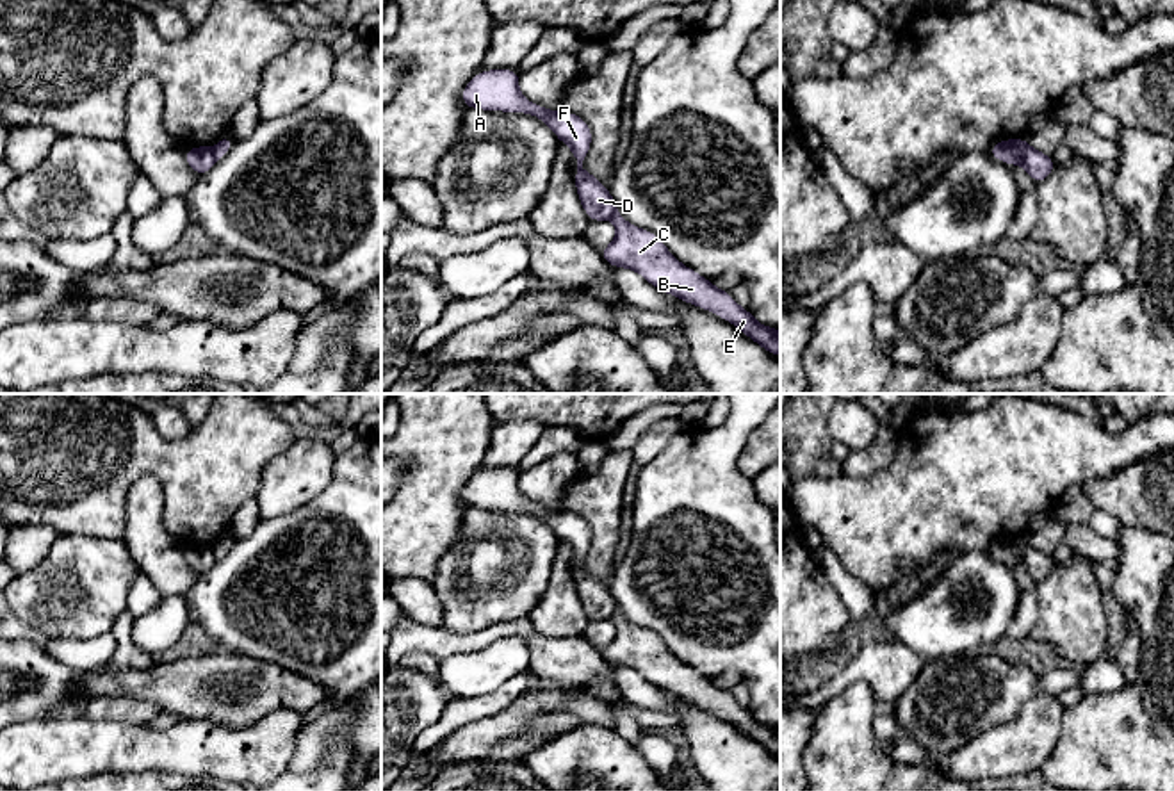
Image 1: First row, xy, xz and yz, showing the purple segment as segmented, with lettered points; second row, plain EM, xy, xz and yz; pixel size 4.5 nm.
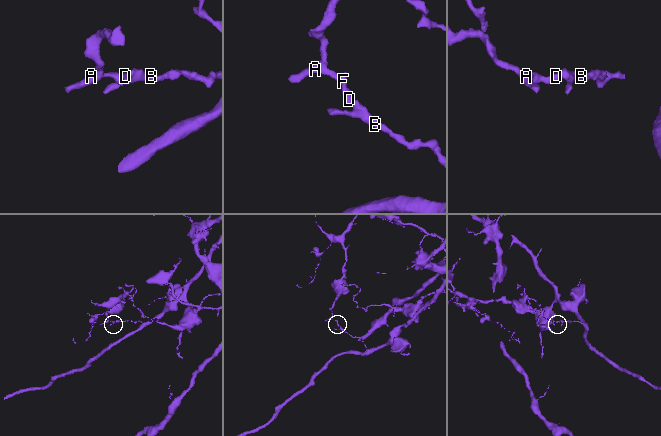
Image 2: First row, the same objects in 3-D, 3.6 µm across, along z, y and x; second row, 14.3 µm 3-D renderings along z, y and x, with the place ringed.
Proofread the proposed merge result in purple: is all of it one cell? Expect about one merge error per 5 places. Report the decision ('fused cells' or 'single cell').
fused cells

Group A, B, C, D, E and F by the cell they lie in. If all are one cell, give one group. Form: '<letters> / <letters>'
A D F / B C E

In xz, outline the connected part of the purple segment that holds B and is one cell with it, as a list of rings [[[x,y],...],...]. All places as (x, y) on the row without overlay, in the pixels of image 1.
[[[620,611],[613,620],[615,640],[599,648],[609,665],[638,670],[659,689],[718,713],[770,754],[780,754],[779,729],[759,723],[750,709],[741,707],[727,689],[716,688],[709,679],[682,665],[652,631],[629,624]]]

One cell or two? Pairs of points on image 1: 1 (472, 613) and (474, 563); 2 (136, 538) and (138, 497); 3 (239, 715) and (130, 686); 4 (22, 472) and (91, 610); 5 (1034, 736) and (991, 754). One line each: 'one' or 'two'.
1: one
2: one
3: one
4: two
5: one

